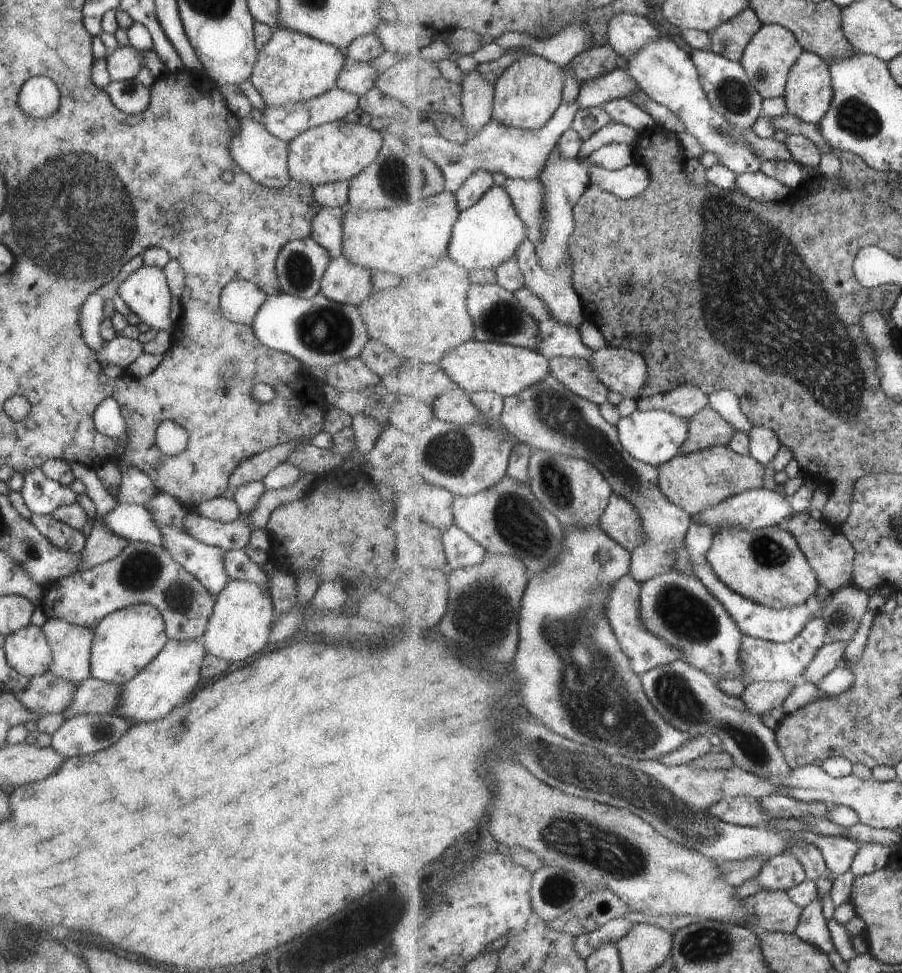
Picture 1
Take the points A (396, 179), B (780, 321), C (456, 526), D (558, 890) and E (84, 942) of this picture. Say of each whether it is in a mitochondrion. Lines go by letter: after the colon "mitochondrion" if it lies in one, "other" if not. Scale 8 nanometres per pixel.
A: mitochondrion
B: mitochondrion
C: other
D: mitochondrion
E: other

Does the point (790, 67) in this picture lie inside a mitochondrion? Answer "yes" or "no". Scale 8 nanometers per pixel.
no

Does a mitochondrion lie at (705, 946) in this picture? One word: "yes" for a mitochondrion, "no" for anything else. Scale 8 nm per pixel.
yes

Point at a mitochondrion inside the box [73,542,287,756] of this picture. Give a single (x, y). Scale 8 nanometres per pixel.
(140, 571)

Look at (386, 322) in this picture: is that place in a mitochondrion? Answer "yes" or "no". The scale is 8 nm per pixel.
no

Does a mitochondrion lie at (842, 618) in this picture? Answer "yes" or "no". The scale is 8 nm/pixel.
yes

